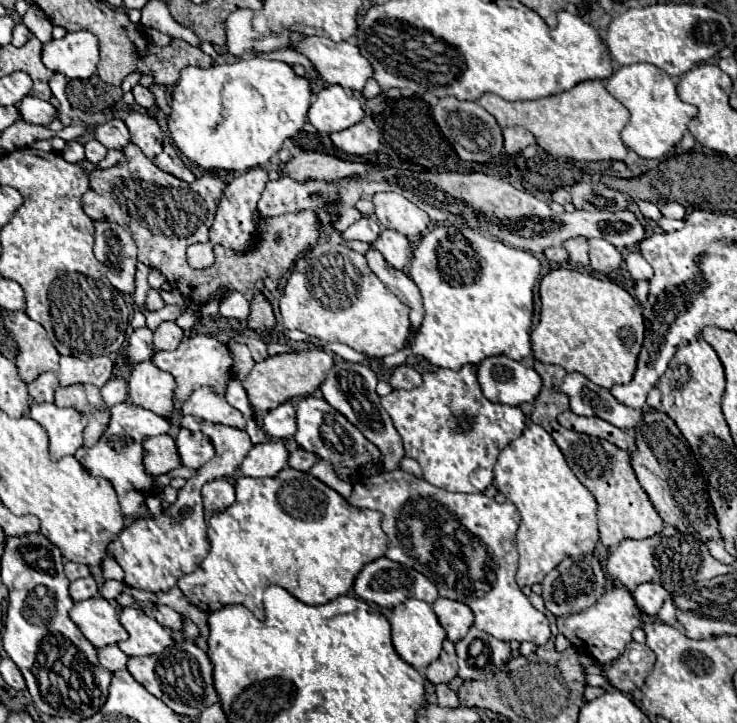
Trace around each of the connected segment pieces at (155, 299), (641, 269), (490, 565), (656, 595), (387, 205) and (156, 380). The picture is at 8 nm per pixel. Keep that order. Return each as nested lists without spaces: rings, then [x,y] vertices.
[[[151,288],[151,290],[147,292],[145,306],[147,306],[147,310],[161,310],[161,308],[165,306],[165,302],[163,302],[163,298],[161,298],[159,290],[153,290],[153,288]]]
[[[629,250],[625,256],[627,270],[635,280],[651,280],[653,278],[653,268],[647,264],[647,260],[641,256],[639,250]]]
[[[403,470],[395,472],[379,472],[371,478],[359,478],[353,484],[353,496],[349,498],[353,506],[379,510],[383,514],[383,532],[389,536],[387,558],[409,566],[429,578],[441,598],[457,600],[467,604],[475,614],[475,626],[479,630],[503,640],[519,640],[545,644],[551,636],[549,620],[543,612],[535,610],[529,598],[521,592],[515,582],[517,572],[517,550],[515,550],[515,532],[519,526],[519,512],[511,502],[497,504],[493,498],[485,494],[466,494],[445,492],[437,486],[431,486],[427,480],[419,480]]]
[[[639,584],[633,590],[633,598],[643,614],[657,616],[661,604],[669,598],[669,592],[661,584]]]
[[[379,192],[373,196],[373,204],[375,216],[381,226],[397,230],[409,238],[423,234],[431,224],[427,214],[401,194]]]
[[[151,360],[133,366],[129,376],[129,398],[133,404],[167,418],[173,410],[173,390],[173,376],[159,370]]]

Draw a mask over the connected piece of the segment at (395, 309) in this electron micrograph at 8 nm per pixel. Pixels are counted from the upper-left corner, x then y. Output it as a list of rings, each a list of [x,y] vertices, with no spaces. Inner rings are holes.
[[[319,242],[301,256],[283,288],[279,308],[285,328],[343,342],[367,358],[395,354],[411,336],[407,306],[371,272],[365,256],[345,244]]]

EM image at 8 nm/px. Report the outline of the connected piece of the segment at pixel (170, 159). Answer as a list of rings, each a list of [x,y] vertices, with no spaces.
[[[169,142],[163,144],[163,152],[155,158],[155,166],[159,166],[163,172],[169,172],[169,174],[173,174],[175,178],[185,180],[185,182],[189,182],[189,184],[195,180],[193,172],[183,164],[183,160],[179,158],[179,152],[177,152],[175,146],[169,144]]]

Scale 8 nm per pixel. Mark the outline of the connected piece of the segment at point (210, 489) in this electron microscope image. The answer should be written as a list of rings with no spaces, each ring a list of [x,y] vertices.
[[[227,478],[207,482],[201,494],[203,494],[205,510],[211,510],[211,512],[223,512],[235,502],[235,488],[231,482],[227,482]]]

